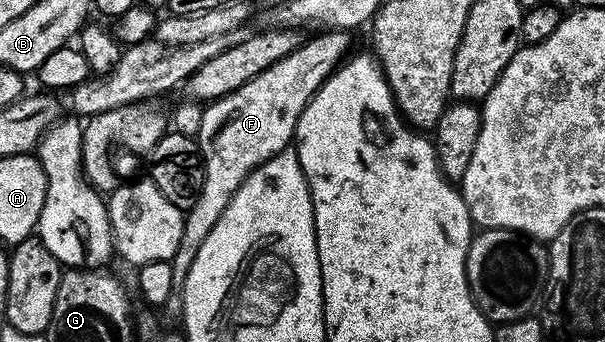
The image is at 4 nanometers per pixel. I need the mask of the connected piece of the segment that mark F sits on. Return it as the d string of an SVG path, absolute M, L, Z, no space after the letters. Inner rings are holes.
M323 29L312 35L315 35L312 39L304 38L299 47L289 53L289 57L281 57L281 61L269 65L269 69L257 73L253 81L245 81L241 89L210 100L203 107L197 142L205 165L205 185L201 189L201 197L197 197L197 205L193 205L193 209L183 216L181 245L177 245L177 253L169 260L173 269L173 293L165 308L166 314L178 316L182 312L183 286L193 265L193 257L197 257L213 225L221 221L225 205L233 201L237 189L241 189L249 173L292 146L295 126L305 105L309 105L317 89L321 89L321 85L352 50L352 32Z

